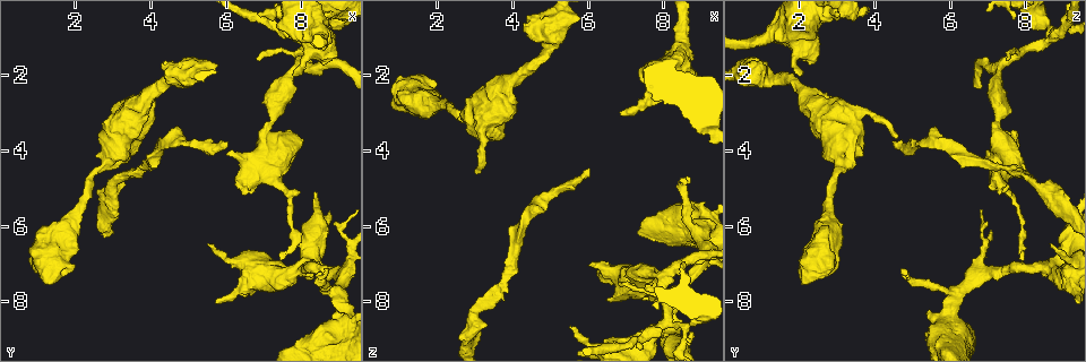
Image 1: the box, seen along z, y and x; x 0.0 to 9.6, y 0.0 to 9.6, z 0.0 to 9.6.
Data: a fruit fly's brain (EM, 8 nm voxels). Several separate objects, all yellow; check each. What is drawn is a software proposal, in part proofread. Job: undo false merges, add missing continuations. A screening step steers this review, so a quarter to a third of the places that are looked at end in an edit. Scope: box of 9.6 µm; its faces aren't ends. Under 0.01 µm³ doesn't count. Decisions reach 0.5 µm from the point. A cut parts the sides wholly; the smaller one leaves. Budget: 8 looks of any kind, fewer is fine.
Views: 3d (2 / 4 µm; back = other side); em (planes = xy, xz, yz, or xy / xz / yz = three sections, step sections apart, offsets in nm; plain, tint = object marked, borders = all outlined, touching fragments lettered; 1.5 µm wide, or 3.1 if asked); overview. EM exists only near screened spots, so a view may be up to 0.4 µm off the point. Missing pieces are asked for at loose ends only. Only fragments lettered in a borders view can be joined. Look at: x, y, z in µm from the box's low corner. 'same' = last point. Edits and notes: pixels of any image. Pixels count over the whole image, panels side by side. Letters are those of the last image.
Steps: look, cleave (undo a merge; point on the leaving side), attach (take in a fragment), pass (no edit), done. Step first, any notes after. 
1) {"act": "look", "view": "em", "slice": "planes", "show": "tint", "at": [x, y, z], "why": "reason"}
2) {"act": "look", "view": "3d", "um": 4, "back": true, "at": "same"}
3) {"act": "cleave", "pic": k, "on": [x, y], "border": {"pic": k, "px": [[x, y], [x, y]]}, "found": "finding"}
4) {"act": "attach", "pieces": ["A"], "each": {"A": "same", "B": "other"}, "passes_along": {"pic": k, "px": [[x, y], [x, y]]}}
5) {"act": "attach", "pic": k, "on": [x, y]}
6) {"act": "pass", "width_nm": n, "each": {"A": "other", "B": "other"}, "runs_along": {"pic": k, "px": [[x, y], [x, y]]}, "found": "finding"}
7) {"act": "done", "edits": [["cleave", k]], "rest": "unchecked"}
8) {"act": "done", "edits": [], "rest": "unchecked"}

{"act": "look", "view": "3d", "um": 4, "at": [8.55, 7.20, 4.80], "why": "an open end"}

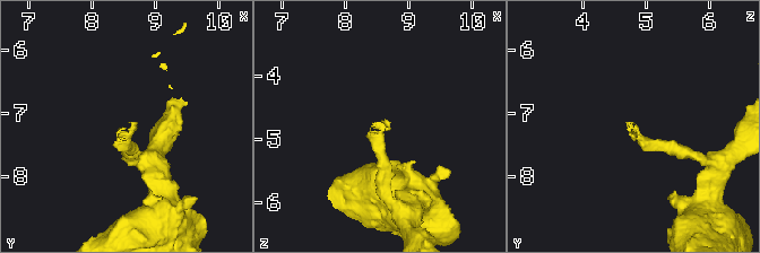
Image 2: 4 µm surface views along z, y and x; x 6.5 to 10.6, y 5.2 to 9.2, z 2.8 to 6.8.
{"act": "look", "view": "em", "slice": "xz", "step": 4, "show": "tint", "at": [8.60, 7.15, 4.70]}

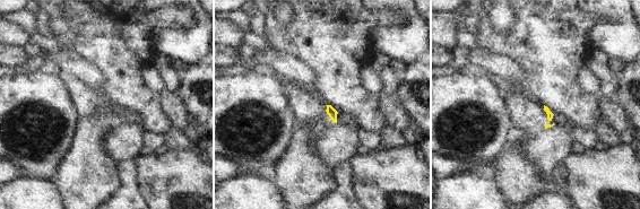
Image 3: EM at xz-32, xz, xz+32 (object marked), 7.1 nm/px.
{"act": "look", "view": "em", "slice": "planes", "show": "borders", "at": "same"}

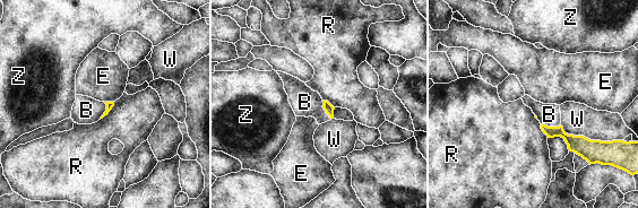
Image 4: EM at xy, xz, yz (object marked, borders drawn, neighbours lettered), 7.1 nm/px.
{"act": "attach", "pieces": ["B"], "each": {"B": "same", "E": "other", "R": "other", "W": "other", "Z": "other"}, "passes_along": {"pic": 4, "px": [[580, 145], [551, 127], [549, 114]]}, "found": "it goes on there"}

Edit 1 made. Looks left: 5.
{"act": "look", "view": "overview"}

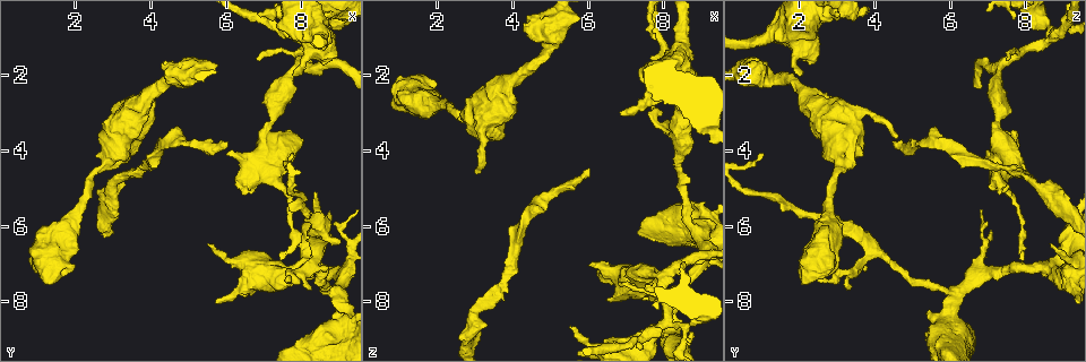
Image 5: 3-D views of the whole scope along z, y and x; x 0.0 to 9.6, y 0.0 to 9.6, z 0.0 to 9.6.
{"act": "look", "view": "3d", "um": 4, "back": true, "at": [3.10, 3.70, 4.65], "why": "an open end"}

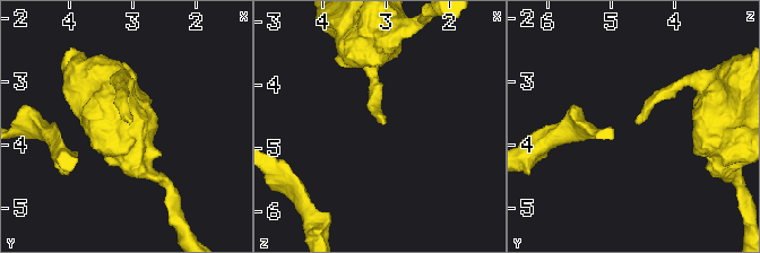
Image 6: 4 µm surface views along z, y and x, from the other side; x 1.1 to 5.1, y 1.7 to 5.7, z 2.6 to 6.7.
{"act": "look", "view": "em", "slice": "yz", "step": 4, "show": "borders", "at": [3.05, 3.65, 4.60], "why": "now the EM"}

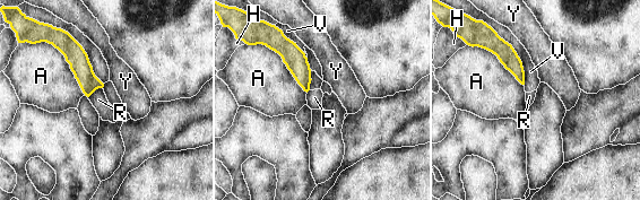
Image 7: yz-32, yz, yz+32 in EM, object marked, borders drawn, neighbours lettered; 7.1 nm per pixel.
{"act": "look", "view": "em", "slice": "planes", "show": "borders", "at": "same", "why": "cut it another way"}

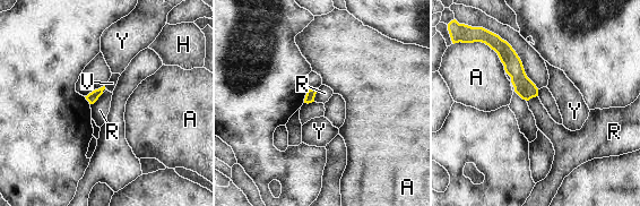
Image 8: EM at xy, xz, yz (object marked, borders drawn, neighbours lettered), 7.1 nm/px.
{"act": "pass", "each": {"A": "other", "H": "other", "R": "other", "V": "other", "Y": "other"}, "runs_along": {"pic": 8, "px": [[499, 49], [535, 93]]}, "found": "none of them fits"}

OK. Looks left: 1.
{"act": "look", "view": "em", "slice": "planes", "show": "borders", "at": [6.00, 4.05, 7.05], "why": "stops while still wide"}

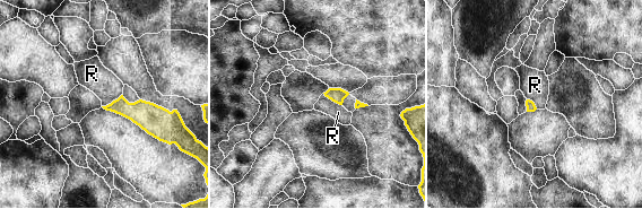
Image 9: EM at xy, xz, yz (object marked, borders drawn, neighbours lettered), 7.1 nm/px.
{"act": "pass", "each": {"R": "other"}, "border": {"pic": 9, "px": [[122, 94], [102, 106]]}, "found": "no lettered fragment goes on from it"}

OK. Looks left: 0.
{"act": "done", "edits": [["attach", 4]], "rest": "unchecked"}

